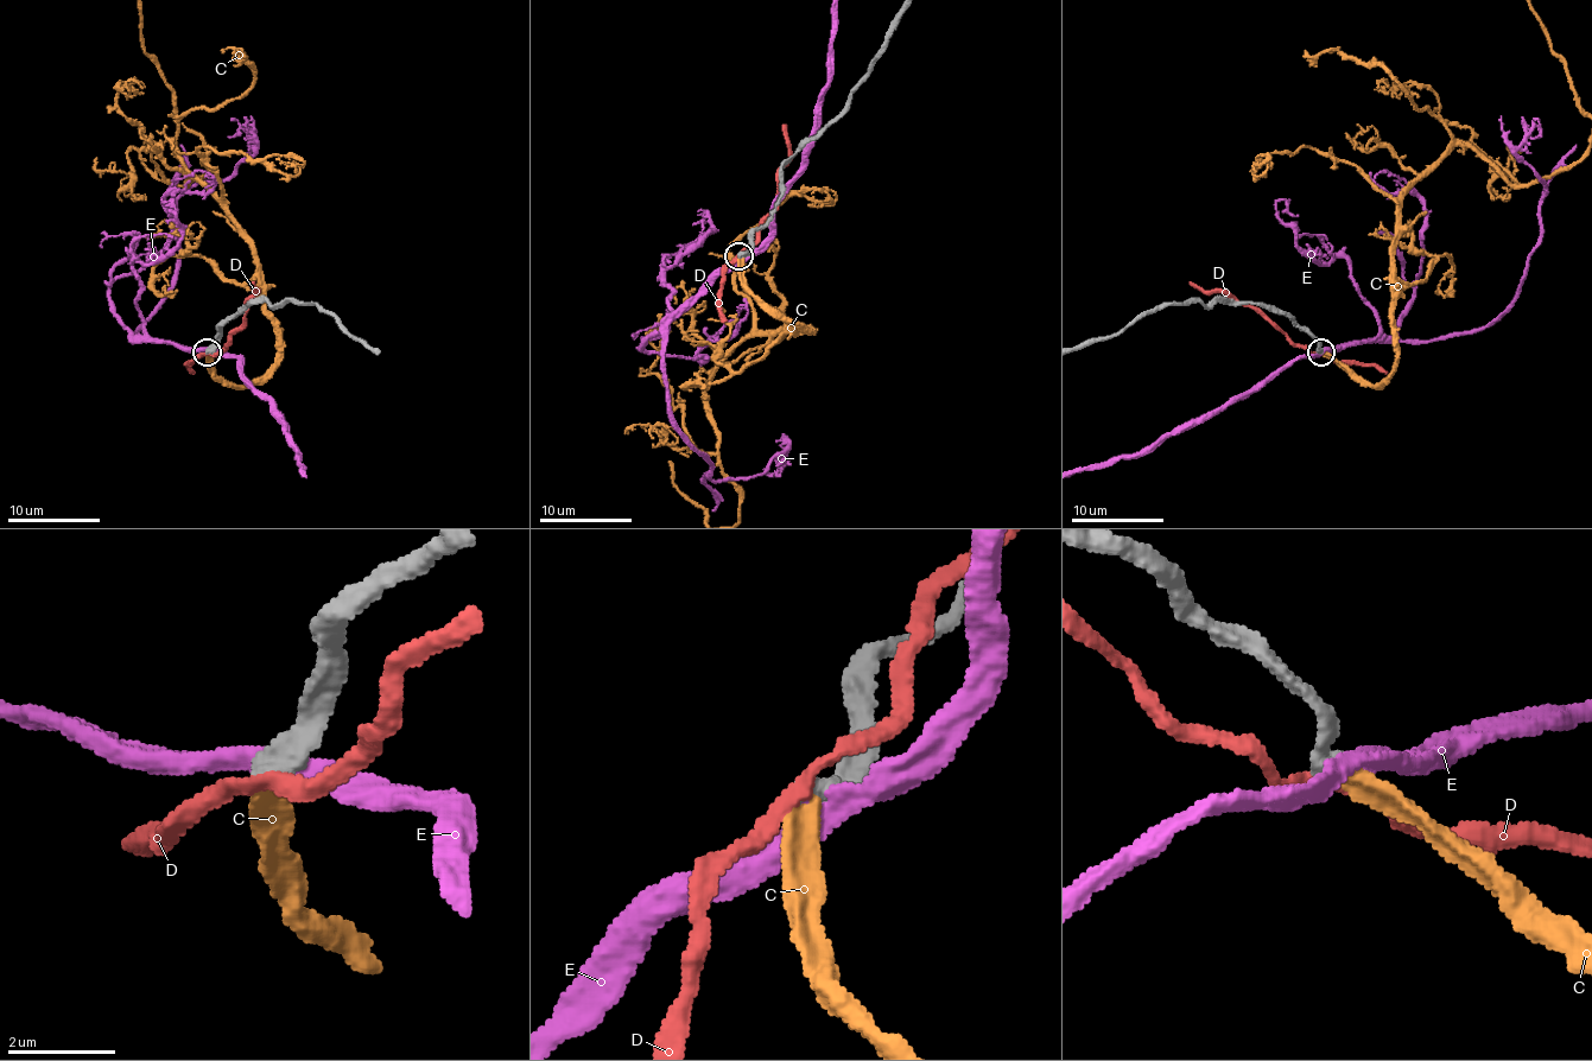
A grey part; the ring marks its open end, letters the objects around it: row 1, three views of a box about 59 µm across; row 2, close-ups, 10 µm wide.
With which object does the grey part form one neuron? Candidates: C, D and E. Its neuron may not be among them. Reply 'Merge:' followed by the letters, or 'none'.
Merge: C

